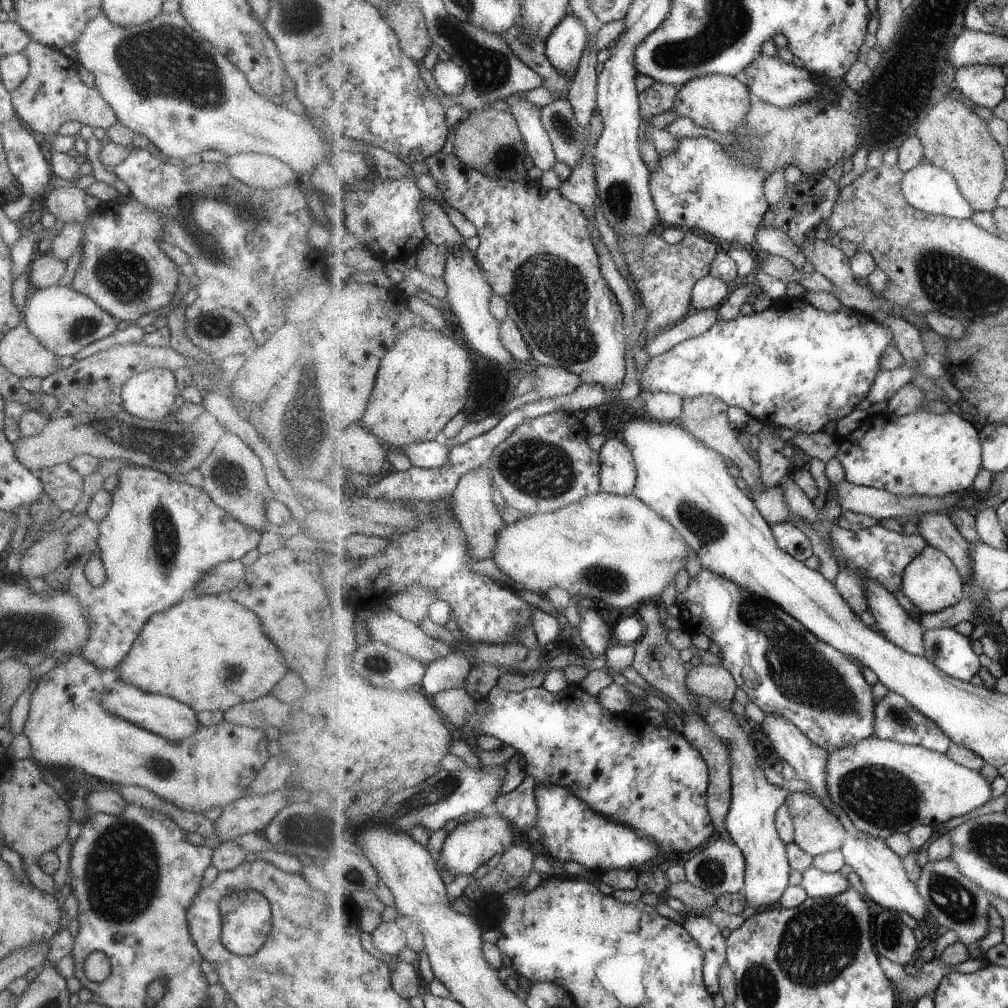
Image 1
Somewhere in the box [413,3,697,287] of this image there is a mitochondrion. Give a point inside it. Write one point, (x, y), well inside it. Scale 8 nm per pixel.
(490, 69)

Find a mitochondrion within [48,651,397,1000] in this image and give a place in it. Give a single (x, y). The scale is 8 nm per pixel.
(121, 870)

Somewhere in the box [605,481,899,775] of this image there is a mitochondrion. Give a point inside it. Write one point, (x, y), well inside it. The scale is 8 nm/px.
(801, 672)

